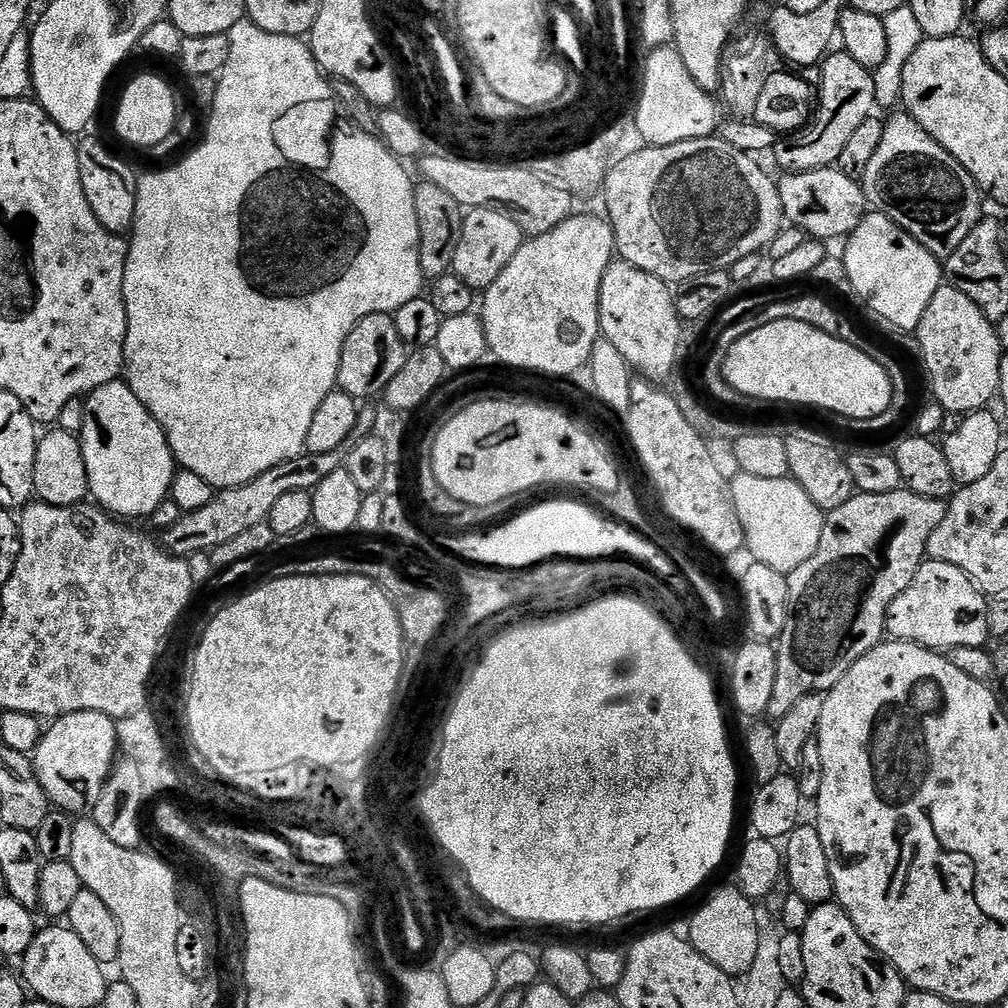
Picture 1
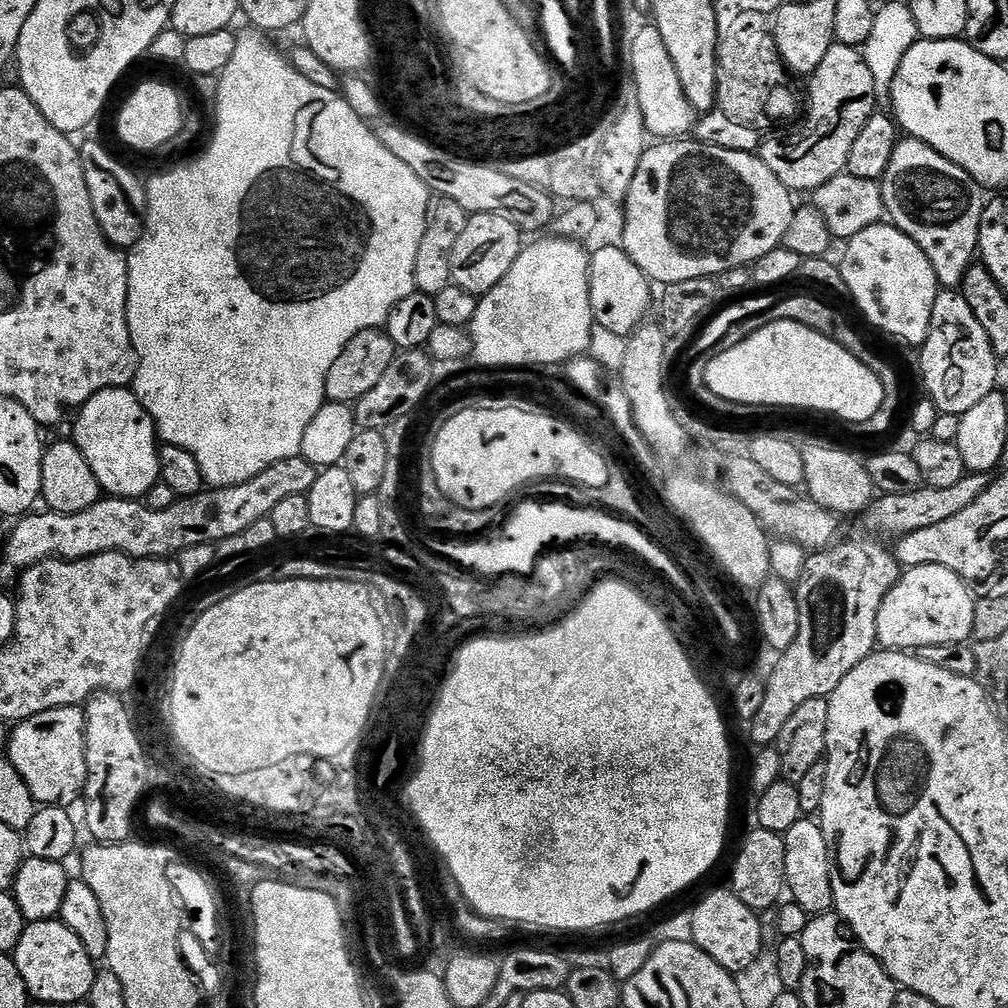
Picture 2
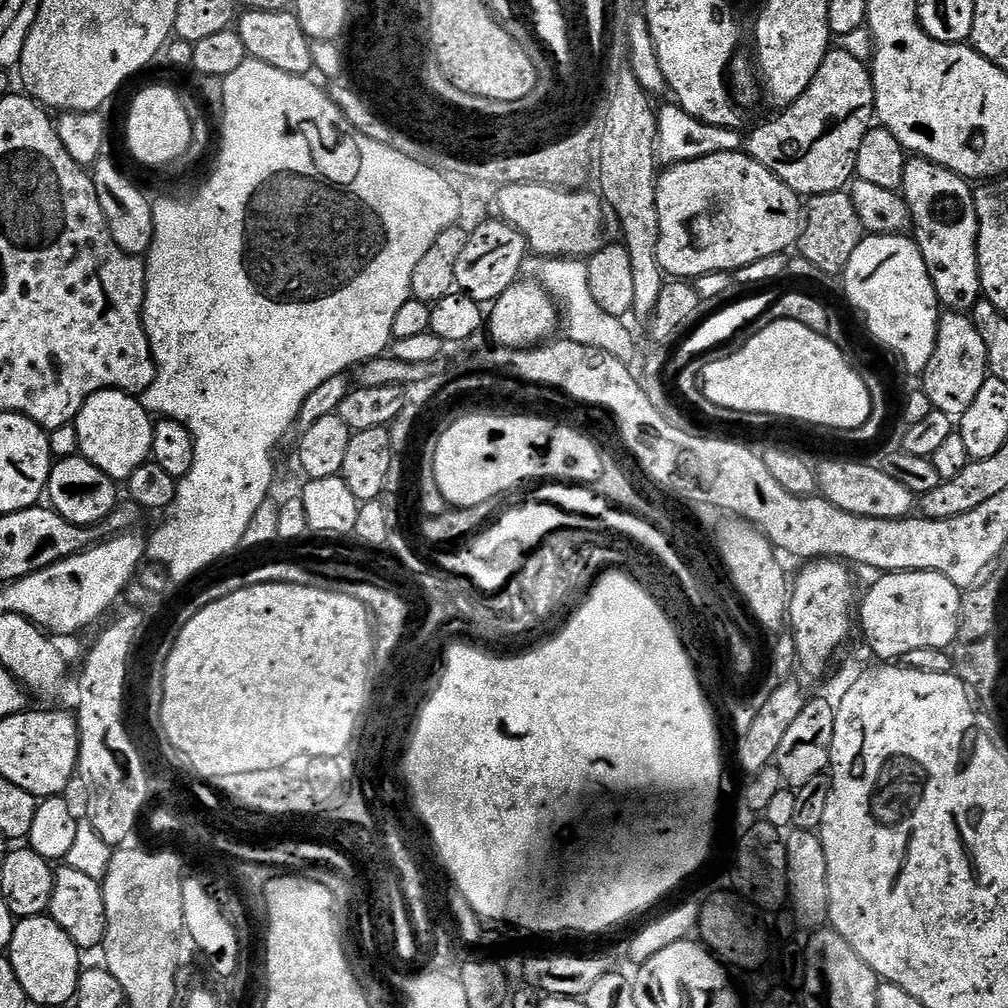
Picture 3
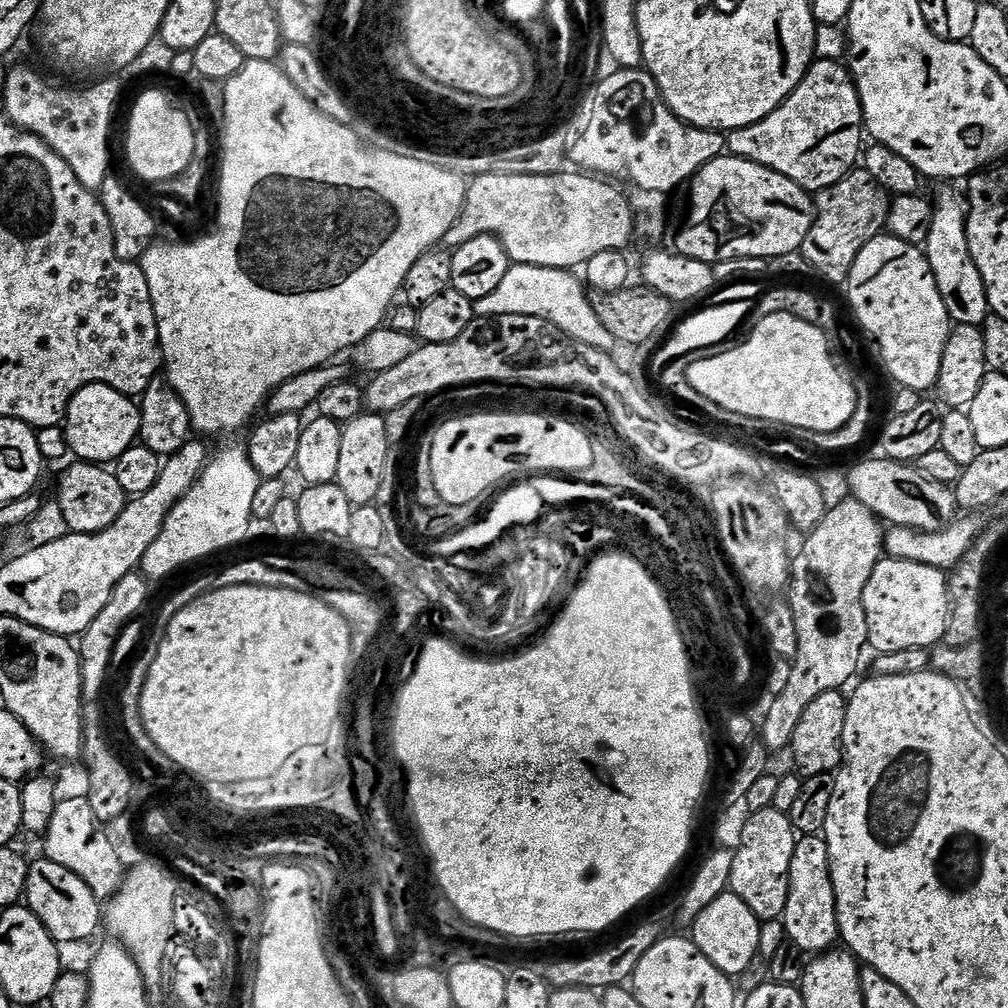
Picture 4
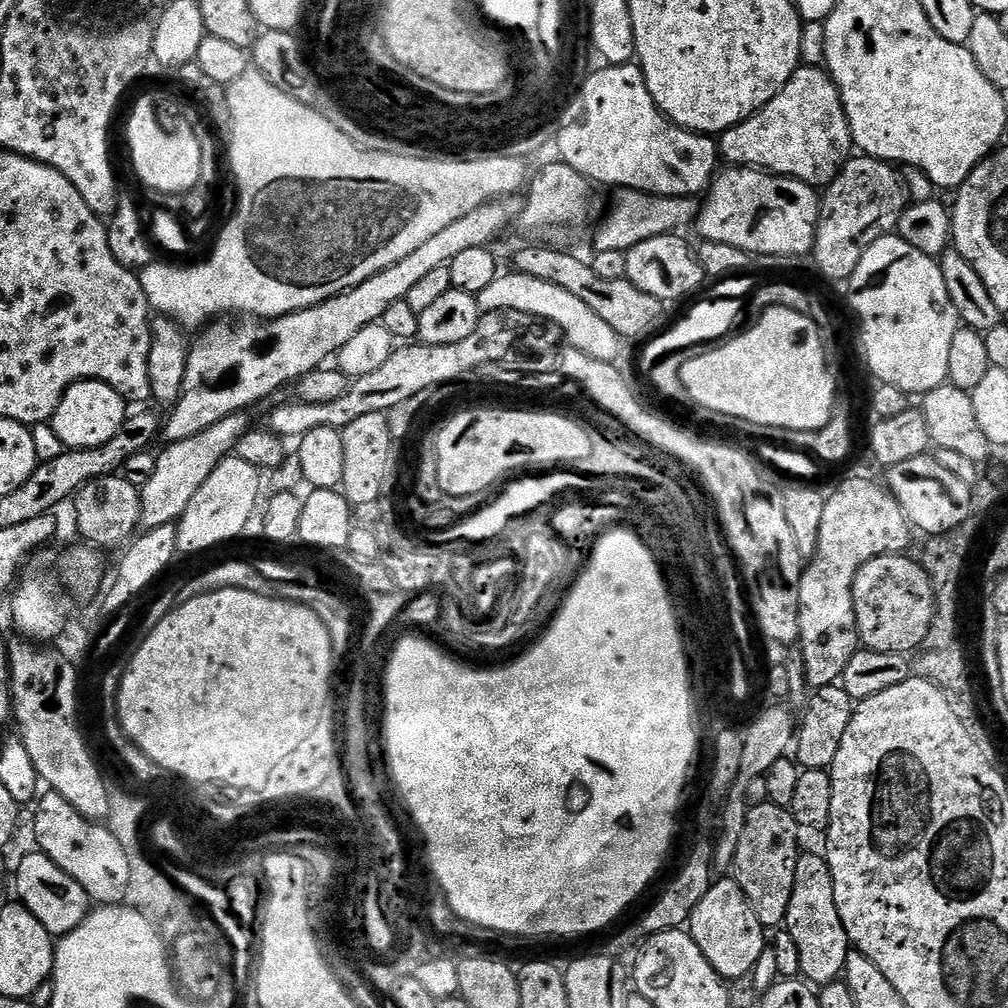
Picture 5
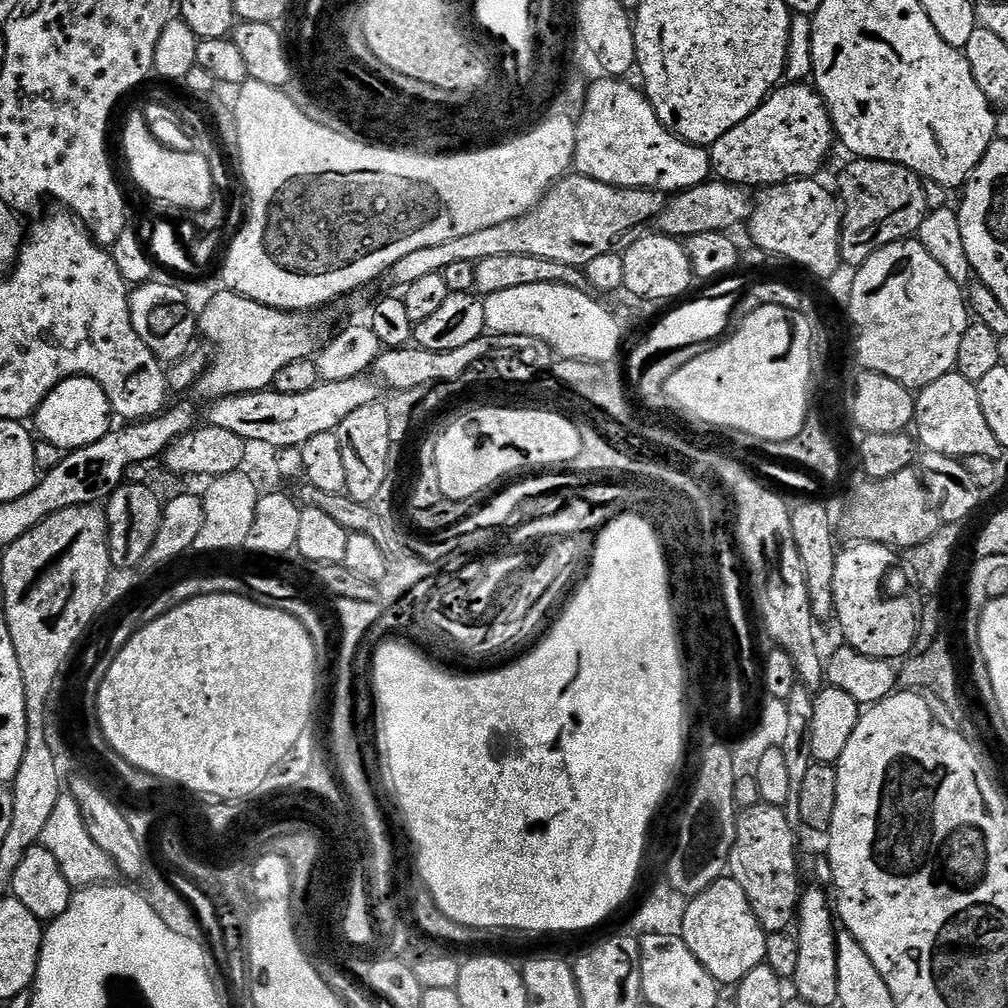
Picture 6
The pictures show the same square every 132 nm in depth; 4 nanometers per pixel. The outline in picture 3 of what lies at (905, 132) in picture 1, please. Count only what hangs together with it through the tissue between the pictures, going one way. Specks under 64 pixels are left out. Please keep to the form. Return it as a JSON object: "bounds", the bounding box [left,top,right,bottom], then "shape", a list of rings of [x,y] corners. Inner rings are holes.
{"bounds":[902,159,981,313],"shape":[[[909,159],[902,189],[912,215],[914,239],[930,270],[936,296],[945,309],[967,313],[981,299],[978,266],[978,214],[973,185],[933,160]]]}

